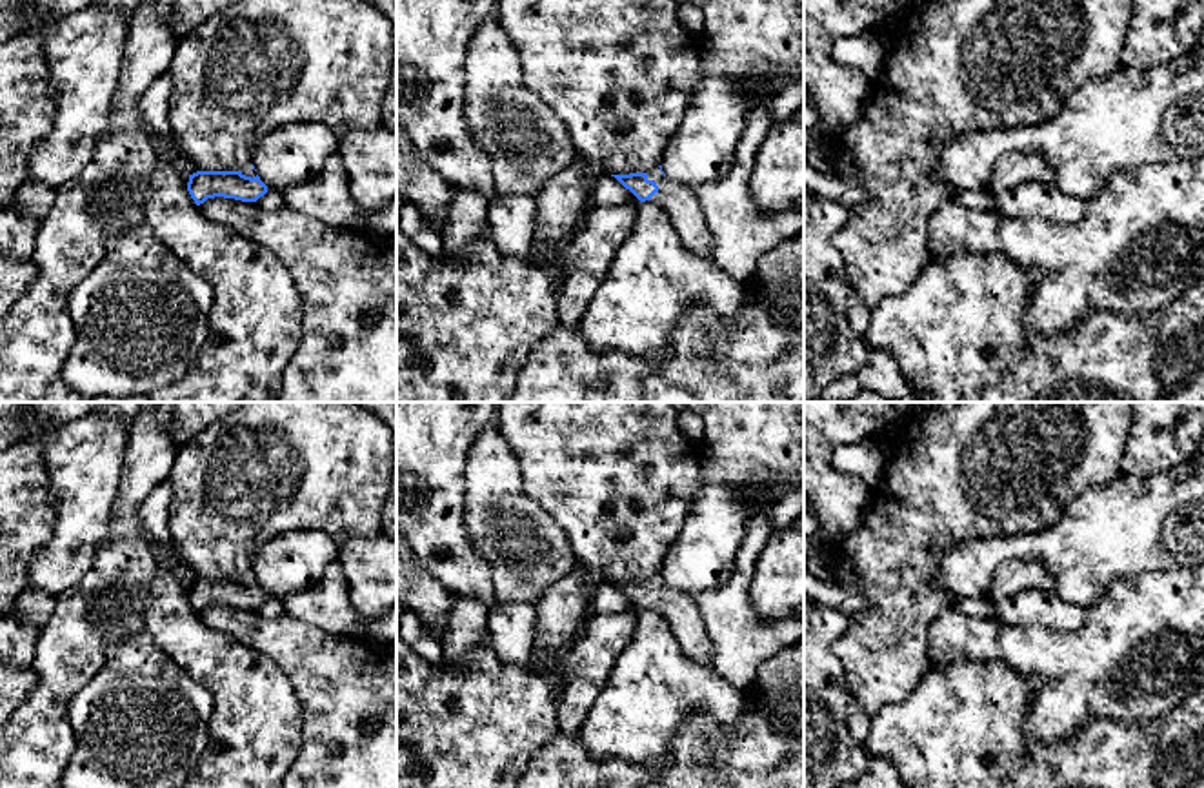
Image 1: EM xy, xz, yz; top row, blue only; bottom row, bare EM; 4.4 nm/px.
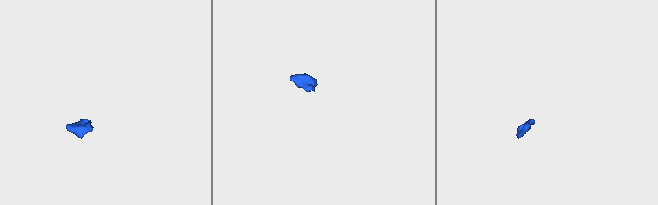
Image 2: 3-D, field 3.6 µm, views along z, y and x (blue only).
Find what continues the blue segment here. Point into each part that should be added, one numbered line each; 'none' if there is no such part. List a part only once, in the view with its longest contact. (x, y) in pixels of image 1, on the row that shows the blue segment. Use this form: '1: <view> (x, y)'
1: xz (682, 206)

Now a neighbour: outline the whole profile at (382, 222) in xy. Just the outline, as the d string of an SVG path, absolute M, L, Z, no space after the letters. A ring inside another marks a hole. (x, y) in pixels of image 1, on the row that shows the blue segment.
M396 200L389 207L382 207L375 213L362 213L362 220L369 233L393 237L396 233Z

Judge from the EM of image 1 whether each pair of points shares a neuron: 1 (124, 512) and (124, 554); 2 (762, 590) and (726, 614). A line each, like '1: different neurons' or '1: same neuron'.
1: same neuron
2: different neurons

